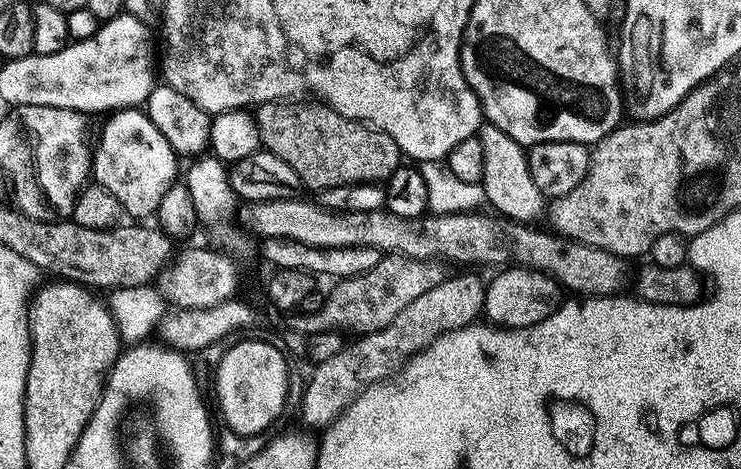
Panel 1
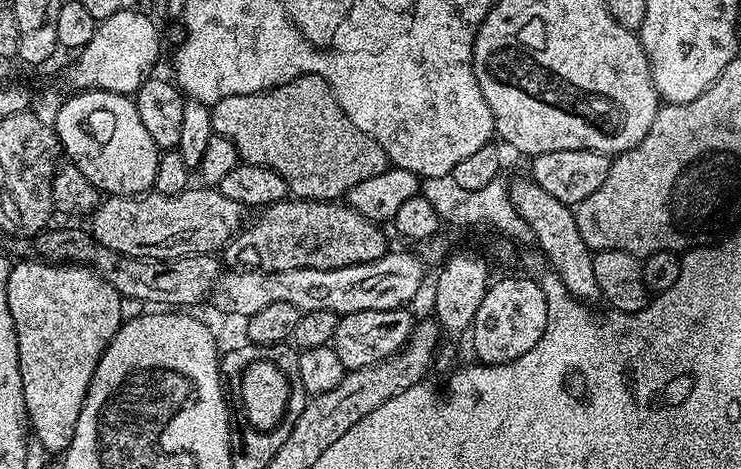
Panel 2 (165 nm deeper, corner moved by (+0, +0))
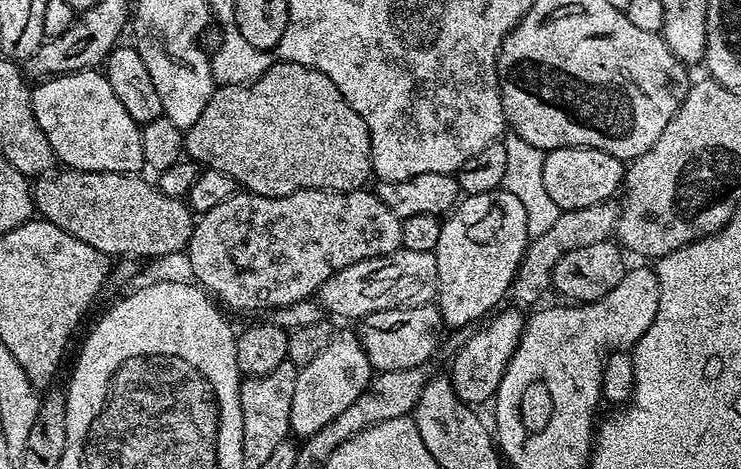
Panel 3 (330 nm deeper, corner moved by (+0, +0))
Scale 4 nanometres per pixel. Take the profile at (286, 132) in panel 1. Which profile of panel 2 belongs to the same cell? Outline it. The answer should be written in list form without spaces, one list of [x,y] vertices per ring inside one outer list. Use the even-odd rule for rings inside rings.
[[[318,74],[299,76],[282,86],[270,88],[267,92],[222,98],[211,105],[211,110],[213,133],[226,138],[243,163],[266,166],[282,174],[289,193],[302,200],[339,201],[347,197],[348,192],[358,186],[358,182],[365,178],[374,178],[390,166],[390,157],[386,150],[382,150],[382,146],[373,136],[358,130],[358,126],[350,122],[345,105],[334,98],[326,78]]]

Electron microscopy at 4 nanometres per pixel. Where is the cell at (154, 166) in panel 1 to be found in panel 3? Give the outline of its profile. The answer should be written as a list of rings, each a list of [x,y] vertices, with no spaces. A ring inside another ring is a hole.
[[[103,71],[71,72],[39,81],[32,88],[32,109],[61,165],[83,172],[129,174],[139,173],[145,167],[141,125],[126,114]]]

